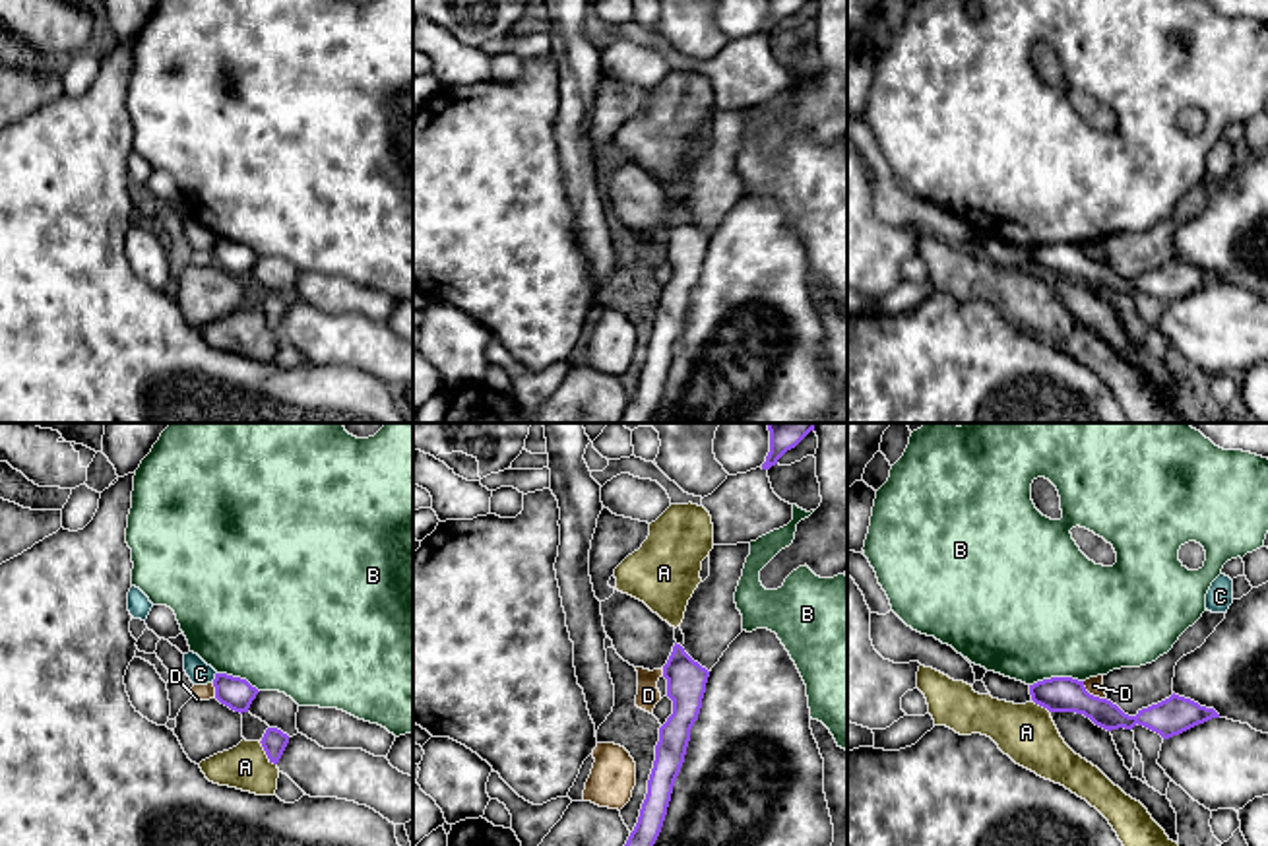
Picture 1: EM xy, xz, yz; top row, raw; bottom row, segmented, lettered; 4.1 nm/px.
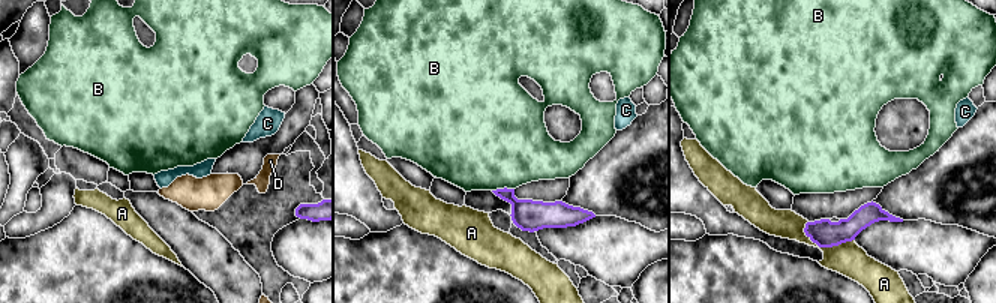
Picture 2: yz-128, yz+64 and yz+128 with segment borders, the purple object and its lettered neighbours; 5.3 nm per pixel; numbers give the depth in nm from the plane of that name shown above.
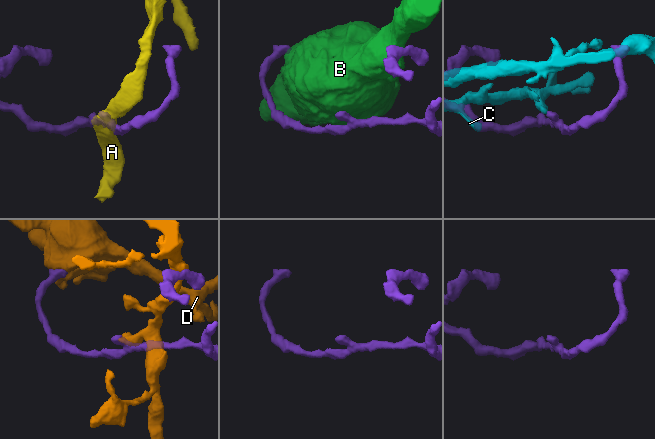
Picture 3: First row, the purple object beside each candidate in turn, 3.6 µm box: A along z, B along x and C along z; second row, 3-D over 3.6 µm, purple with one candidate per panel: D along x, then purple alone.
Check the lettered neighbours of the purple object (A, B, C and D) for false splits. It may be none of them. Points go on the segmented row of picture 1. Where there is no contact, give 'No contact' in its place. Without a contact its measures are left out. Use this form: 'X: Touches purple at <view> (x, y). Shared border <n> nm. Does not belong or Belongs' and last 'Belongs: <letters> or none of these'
A: Touches purple at xy (266, 753). Shared border 130 nm. Does not belong
B: Touches purple at yz (1055, 678). Shared border 220 nm. Does not belong
C: Touches purple at xy (216, 678). Shared border 50 nm. Does not belong
D: Touches purple at yz (1092, 695). Shared border 130 nm. Does not belong
Belongs: none of these

